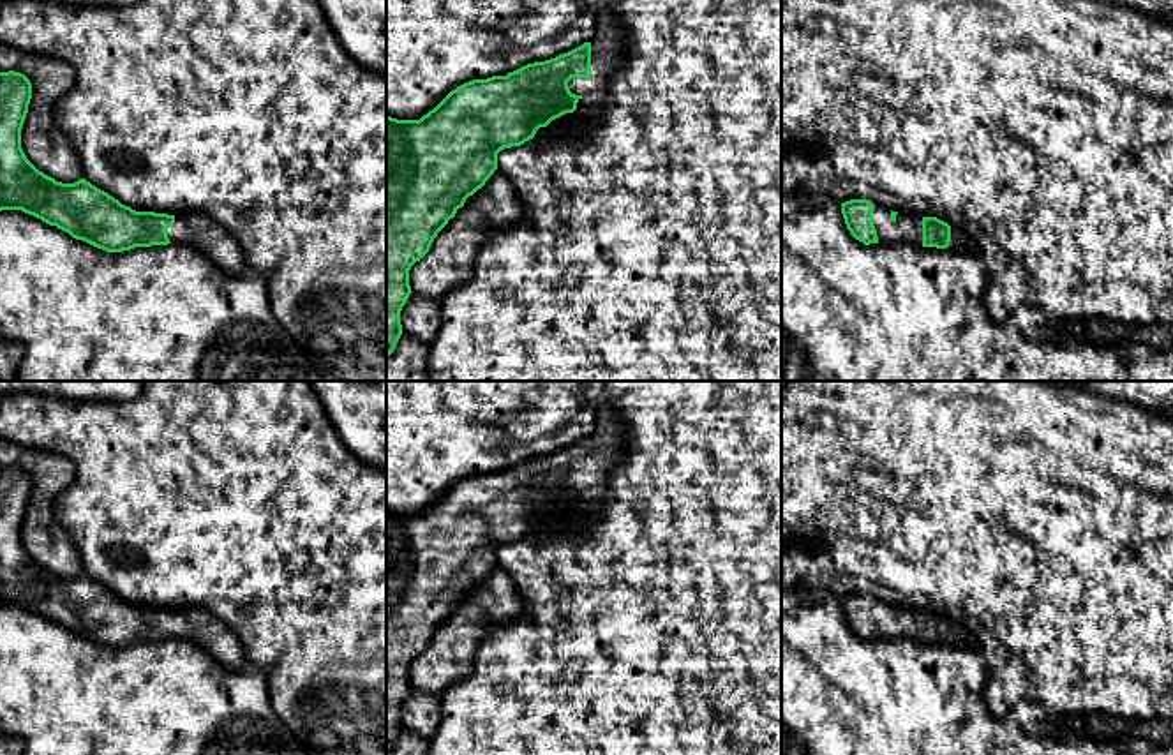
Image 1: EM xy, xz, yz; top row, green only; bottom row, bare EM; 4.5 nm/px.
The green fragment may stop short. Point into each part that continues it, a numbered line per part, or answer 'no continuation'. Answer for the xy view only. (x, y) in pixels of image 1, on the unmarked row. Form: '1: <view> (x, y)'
1: xy (196, 625)

